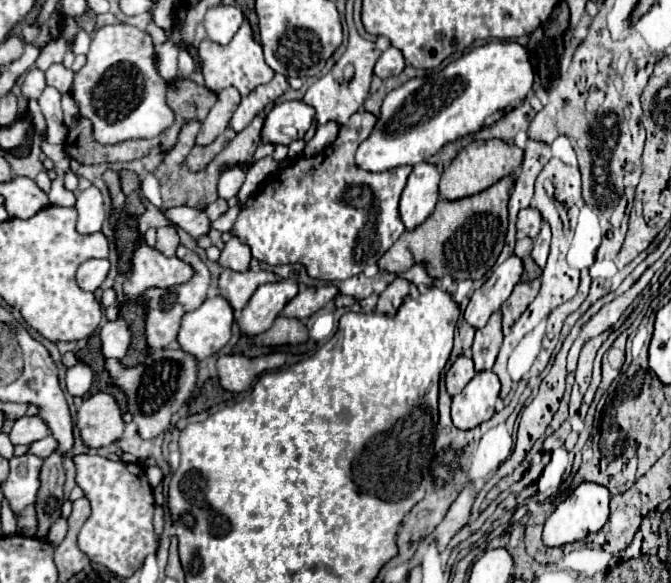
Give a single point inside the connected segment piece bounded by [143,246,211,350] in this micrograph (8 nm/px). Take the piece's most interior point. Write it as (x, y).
(165, 308)

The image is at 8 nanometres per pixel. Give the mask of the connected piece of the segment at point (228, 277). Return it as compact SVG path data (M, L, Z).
M223 270L223 274L219 276L219 294L229 300L229 304L233 306L235 312L241 312L243 306L253 296L253 292L261 284L269 284L275 280L277 280L275 274L267 272L267 270L261 270L261 272Z

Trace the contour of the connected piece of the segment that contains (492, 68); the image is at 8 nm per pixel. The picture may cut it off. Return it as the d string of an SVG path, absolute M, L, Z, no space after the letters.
M489 42L485 46L479 46L473 52L451 62L447 68L425 78L413 78L407 84L391 90L383 100L381 116L377 118L373 134L357 150L355 162L369 172L383 172L403 164L415 166L419 162L425 162L447 142L461 140L463 136L481 130L485 126L485 120L497 110L505 110L509 104L521 104L523 98L531 92L531 86L533 66L529 50L525 46L521 46L519 42Z

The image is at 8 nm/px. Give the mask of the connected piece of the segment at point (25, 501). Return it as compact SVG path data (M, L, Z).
M23 454L23 456L13 456L9 460L11 464L11 474L7 480L1 484L1 490L13 510L15 516L21 514L27 506L35 504L37 492L39 492L39 470L43 460L37 458L35 454Z

